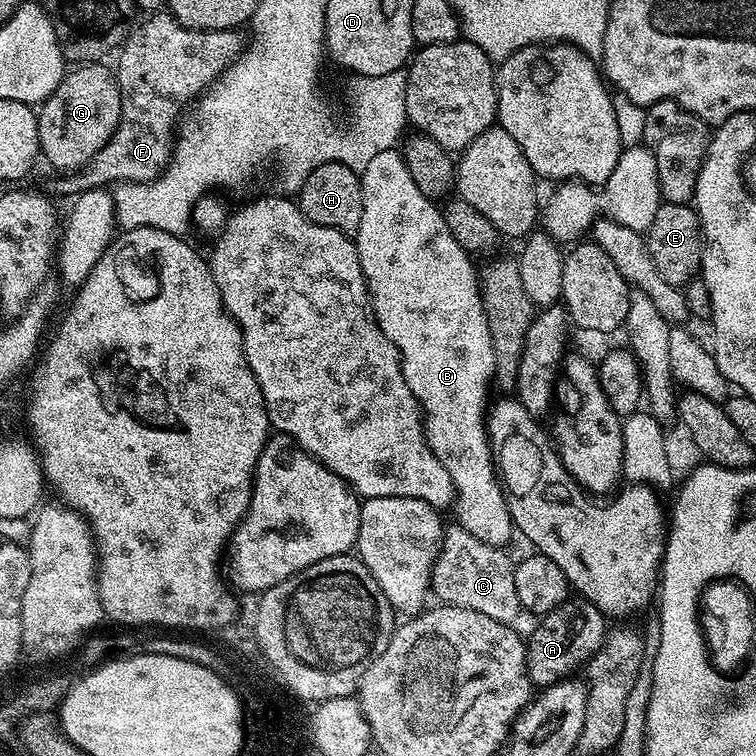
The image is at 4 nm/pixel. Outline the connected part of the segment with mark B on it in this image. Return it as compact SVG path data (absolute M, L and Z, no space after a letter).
M399 151L383 152L374 157L366 165L366 170L359 173L360 185L362 186L362 222L358 222L358 230L354 233L354 243L358 250L358 262L362 266L362 274L366 278L368 296L372 300L372 312L376 316L376 324L390 338L390 342L399 350L402 366L402 374L406 378L406 386L414 394L414 398L420 404L420 411L424 417L424 437L428 439L430 450L446 466L446 474L452 479L452 491L454 493L454 509L456 508L455 523L466 529L474 538L478 538L487 544L497 546L507 545L507 540L514 536L514 525L512 515L508 509L508 503L504 497L504 489L501 488L496 474L496 465L492 462L492 446L488 438L488 425L486 417L490 407L488 400L488 387L491 389L494 384L494 350L490 346L490 326L486 326L486 314L484 303L480 297L480 277L477 265L469 253L454 242L454 234L450 234L450 226L446 226L444 213L418 186L414 186L414 178L410 178L410 170L406 170L406 162Z

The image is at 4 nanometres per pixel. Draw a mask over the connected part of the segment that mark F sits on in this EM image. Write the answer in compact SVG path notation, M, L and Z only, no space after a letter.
M167 10L157 11L149 15L147 19L145 24L137 23L129 32L128 39L124 41L118 52L120 61L114 64L114 75L116 84L120 88L120 101L122 102L116 132L110 138L110 142L106 142L106 146L102 146L102 150L98 150L98 154L90 158L85 168L57 175L57 180L49 182L47 191L53 197L75 198L81 192L88 192L91 188L104 188L119 183L149 184L152 180L164 175L164 171L168 169L168 163L172 160L174 137L178 132L182 113L204 95L204 89L209 88L215 82L216 77L222 75L246 48L245 41L243 39L240 41L241 33L230 28L190 30L179 24L172 17L172 13Z

